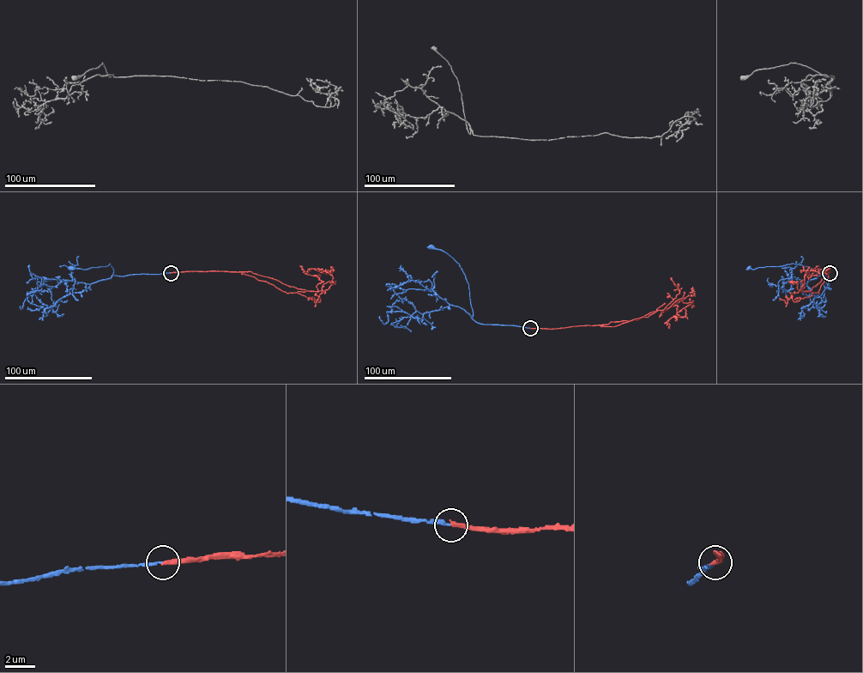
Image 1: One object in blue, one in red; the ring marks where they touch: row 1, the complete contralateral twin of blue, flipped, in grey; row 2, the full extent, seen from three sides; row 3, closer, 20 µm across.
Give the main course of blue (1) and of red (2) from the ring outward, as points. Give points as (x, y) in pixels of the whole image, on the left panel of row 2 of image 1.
1: (170, 272), (112, 275), (113, 269), (110, 263), (83, 269), (71, 268)
2: (170, 272), (250, 271), (315, 291), (322, 290), (323, 284), (332, 280), (322, 269), (309, 268)

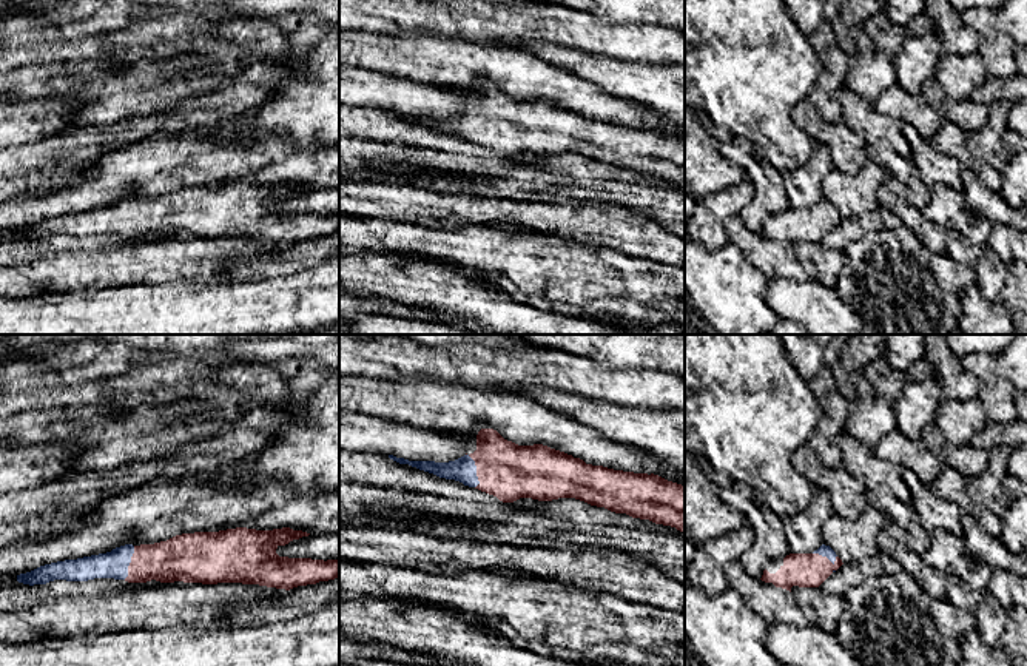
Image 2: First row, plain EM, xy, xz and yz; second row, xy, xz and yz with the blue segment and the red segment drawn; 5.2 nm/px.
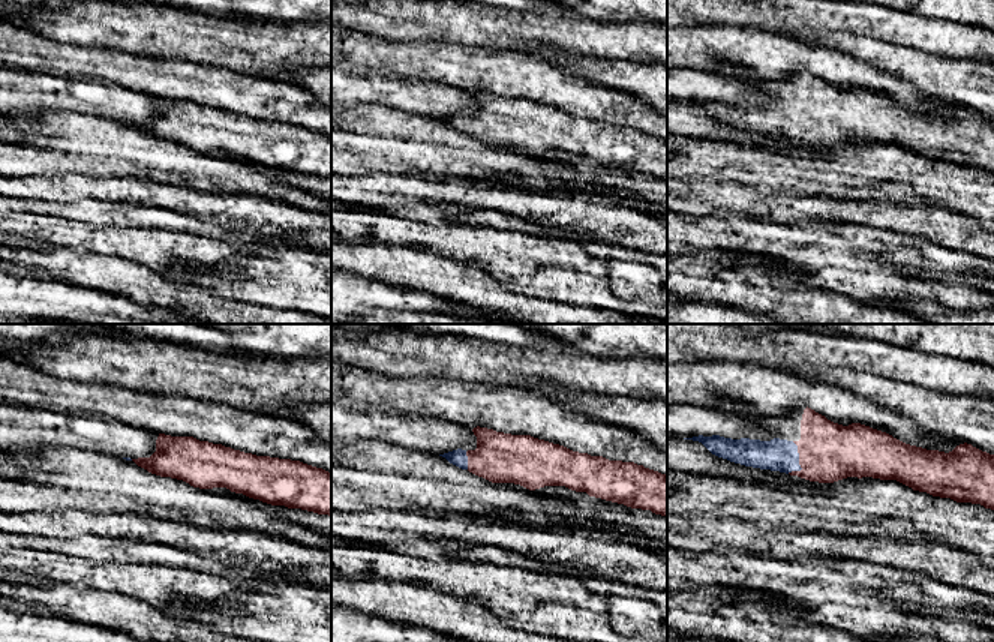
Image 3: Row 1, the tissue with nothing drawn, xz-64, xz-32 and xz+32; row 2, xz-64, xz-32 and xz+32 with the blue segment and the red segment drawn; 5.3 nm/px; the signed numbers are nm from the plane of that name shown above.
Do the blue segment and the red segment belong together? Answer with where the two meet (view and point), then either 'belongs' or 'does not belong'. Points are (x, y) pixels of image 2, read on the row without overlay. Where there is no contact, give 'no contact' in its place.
contact xz (475, 125); belongs

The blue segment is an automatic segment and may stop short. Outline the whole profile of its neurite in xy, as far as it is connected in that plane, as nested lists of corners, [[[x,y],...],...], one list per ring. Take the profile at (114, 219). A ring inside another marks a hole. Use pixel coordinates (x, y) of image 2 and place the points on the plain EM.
[[[247,182],[176,190],[154,199],[125,199],[106,208],[65,214],[17,230],[23,239],[114,233],[128,237],[242,237],[290,245],[339,231],[339,214],[279,211],[276,204],[308,191],[290,182]]]

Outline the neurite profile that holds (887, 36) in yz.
[[[877,12],[864,25],[864,29],[877,48],[893,59],[908,37],[931,34],[933,23],[925,12],[921,12],[907,26],[899,26],[884,12]]]

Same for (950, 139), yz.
[[[942,120],[933,143],[941,153],[956,157],[964,168],[975,171],[988,188],[1001,190],[1001,173],[971,154],[970,134],[965,130],[950,120]]]

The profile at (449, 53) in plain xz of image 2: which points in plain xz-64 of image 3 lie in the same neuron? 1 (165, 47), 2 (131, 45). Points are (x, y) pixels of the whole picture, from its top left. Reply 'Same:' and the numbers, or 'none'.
Same: none

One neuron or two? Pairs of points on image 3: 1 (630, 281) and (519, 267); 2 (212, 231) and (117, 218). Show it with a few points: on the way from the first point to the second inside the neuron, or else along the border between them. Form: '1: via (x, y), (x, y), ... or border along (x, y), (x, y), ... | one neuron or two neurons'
1: via (625, 302), (612, 299), (589, 276), (553, 276) | one neuron
2: via (188, 224), (171, 219), (141, 218) | one neuron

